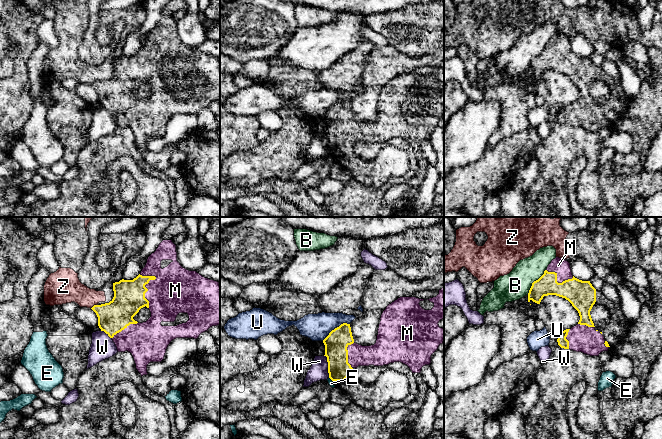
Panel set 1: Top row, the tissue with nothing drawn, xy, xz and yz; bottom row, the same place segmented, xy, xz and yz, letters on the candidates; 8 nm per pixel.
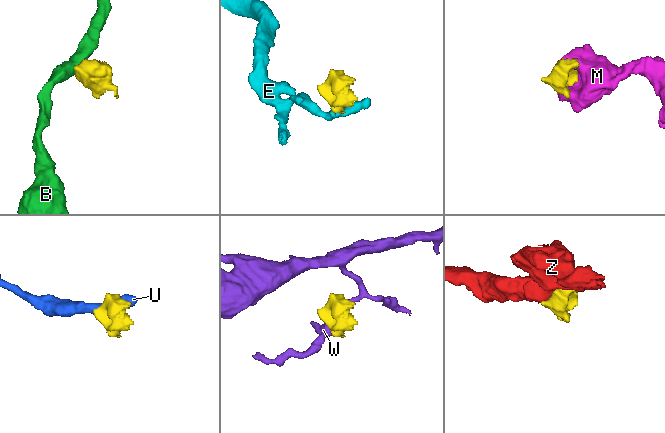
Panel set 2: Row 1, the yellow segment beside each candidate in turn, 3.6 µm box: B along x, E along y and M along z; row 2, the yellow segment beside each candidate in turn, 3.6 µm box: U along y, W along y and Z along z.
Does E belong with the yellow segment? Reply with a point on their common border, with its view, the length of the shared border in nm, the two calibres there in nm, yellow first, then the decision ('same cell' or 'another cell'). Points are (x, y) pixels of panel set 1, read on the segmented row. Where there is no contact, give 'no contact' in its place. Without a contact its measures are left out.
xz (331, 379) | 60 nm | 180/50 nm | another cell

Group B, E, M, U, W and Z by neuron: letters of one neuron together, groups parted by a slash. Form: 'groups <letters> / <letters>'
groups B / E / M / U / W / Z

